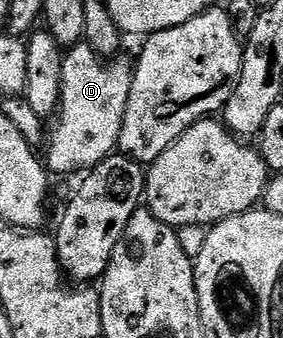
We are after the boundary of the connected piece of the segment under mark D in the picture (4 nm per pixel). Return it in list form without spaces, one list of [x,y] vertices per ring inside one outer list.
[[[85,42],[75,44],[62,57],[62,89],[58,110],[53,117],[54,133],[49,133],[50,149],[44,152],[44,163],[51,173],[85,173],[104,158],[115,155],[124,110],[132,90],[134,64],[118,58],[103,58]]]

